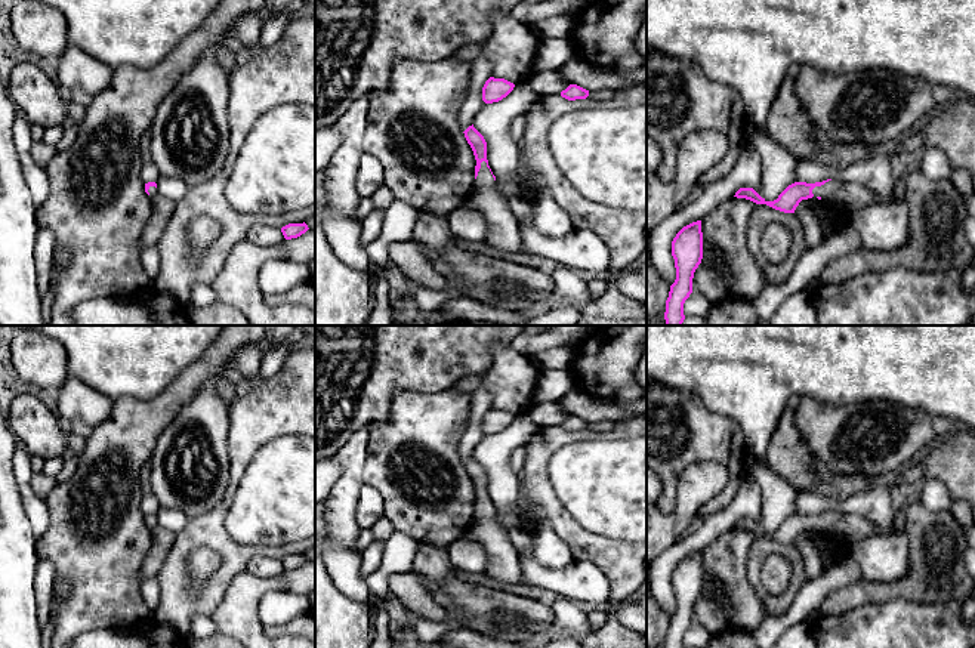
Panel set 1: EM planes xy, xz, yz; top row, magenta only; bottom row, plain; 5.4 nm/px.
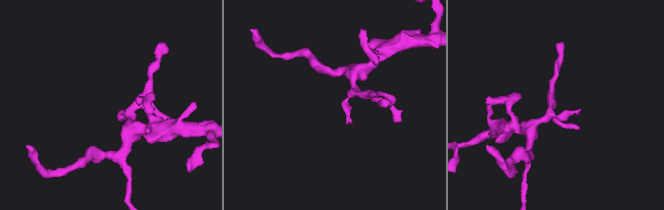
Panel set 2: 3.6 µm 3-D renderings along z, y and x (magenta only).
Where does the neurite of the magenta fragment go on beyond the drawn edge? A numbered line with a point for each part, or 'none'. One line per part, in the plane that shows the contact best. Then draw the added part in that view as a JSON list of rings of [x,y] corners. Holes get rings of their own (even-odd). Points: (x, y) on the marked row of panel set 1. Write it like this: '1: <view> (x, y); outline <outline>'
1: xz (502, 228); outline [[[485,161],[481,163],[473,180],[470,197],[487,222],[485,243],[499,250],[521,252],[522,241],[518,222],[506,200],[497,192],[496,180]]]

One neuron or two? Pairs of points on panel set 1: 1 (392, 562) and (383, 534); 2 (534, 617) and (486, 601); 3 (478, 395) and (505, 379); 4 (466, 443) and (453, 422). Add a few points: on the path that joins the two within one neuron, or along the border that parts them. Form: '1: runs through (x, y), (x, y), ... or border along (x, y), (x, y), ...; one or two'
1: border along (395, 530), (383, 542); two
2: runs through (523, 616), (506, 616), (497, 607); one
3: border along (481, 385), (490, 397), (491, 407); two
4: border along (471, 400), (471, 420), (457, 447), (462, 462); two

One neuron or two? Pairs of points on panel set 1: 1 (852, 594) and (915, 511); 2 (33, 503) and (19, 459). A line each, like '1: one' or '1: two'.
1: one
2: one

